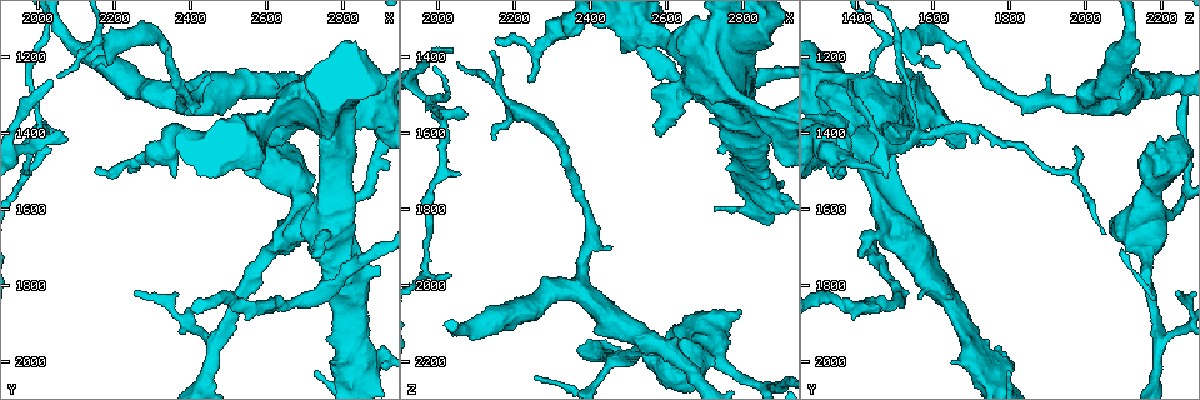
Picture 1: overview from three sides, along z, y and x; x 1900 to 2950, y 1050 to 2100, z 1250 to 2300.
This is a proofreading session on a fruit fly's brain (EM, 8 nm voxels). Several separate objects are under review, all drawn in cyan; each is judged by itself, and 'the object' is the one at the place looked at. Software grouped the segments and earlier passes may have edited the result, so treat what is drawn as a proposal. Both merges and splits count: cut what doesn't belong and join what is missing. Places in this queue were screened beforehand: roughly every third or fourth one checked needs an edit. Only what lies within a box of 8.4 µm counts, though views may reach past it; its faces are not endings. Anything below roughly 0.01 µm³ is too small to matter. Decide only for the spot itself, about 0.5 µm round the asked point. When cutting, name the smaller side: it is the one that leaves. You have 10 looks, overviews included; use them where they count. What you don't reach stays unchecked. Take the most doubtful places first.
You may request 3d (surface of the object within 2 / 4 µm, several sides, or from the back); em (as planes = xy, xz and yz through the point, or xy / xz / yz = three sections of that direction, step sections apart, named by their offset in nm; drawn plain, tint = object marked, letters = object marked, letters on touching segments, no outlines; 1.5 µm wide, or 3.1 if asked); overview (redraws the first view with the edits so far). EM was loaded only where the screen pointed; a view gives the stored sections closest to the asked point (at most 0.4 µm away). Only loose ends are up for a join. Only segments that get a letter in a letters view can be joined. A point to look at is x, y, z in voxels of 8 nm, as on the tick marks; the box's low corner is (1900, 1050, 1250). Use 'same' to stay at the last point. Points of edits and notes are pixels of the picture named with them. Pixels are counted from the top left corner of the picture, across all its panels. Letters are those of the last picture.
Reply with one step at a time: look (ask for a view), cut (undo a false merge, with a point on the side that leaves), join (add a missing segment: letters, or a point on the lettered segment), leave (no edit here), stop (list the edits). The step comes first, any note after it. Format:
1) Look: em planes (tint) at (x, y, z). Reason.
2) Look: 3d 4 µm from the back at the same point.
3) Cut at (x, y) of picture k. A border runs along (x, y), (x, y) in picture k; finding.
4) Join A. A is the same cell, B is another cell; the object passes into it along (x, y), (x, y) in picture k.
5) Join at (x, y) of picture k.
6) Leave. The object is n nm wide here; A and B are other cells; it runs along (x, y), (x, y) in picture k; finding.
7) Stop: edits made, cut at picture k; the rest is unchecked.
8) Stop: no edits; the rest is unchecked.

Look: em xy step 8 (tint) at (2235, 1510, 1460). Branch stops here.

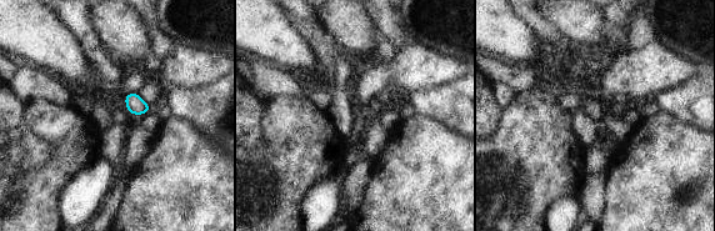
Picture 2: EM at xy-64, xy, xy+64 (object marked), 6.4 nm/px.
Look: em planes (letters) at the same point.

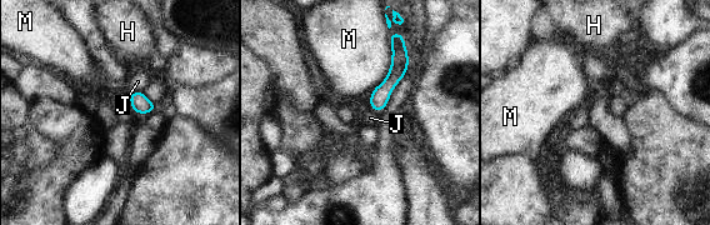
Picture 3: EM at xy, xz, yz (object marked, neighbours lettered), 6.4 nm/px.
Leave. H, J and M are other cells; a border runs along (141, 90), (129, 94) in picture 3; none of them fits.

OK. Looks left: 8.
Look: em planes (letters) at (2030, 1450, 1970). Thin end.

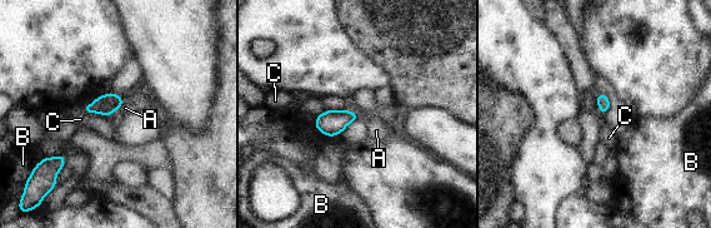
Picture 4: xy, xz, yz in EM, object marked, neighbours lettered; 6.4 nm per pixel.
Leave. The longest contact is with C, 200 nm; A, B and C are other cells; a border runs along (124, 104), (119, 109) in picture 4; none of them fits.

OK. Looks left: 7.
Look: 3d 2 µm at (2010, 1410, 1560). Branch point.

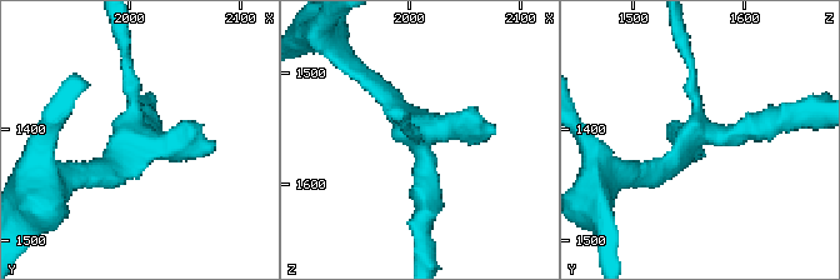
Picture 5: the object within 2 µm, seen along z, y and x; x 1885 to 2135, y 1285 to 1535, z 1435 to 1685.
Look: em planes (letters) at (2012, 1406, 1560). Now the EM.

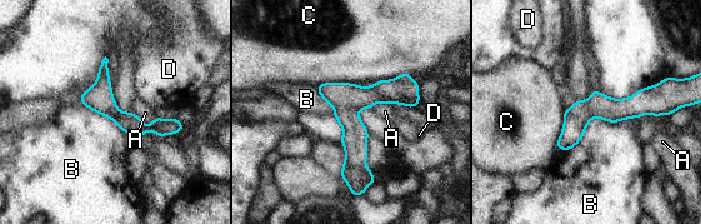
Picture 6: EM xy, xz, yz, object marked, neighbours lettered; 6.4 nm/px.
Leave. A, B, C and D are other cells; it runs along (406, 75), (354, 110), (357, 185) in picture 6; continuous, no second neuron.

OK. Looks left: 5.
Look: 3d 4 µm at (2460, 1250, 1895). An open end.

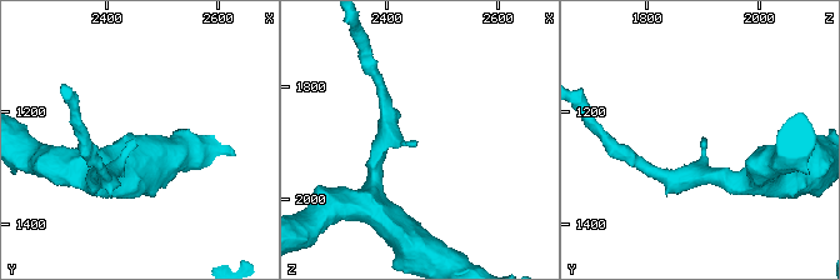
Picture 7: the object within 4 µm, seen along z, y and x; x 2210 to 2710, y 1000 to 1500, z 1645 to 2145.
Look: em planes (letters) at (2455, 1245, 1905). Shape alone is not enough.

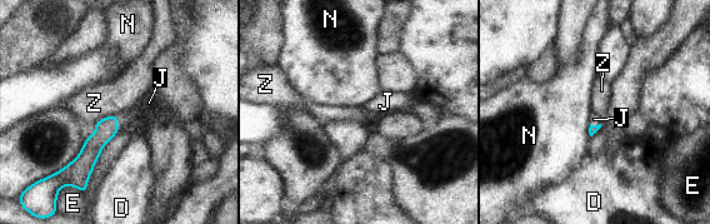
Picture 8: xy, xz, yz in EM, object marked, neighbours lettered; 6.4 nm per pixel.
Join J. J is the same cell, D, E, N and Z are other cells; the object passes into it along (105, 129), (116, 122), (149, 103) in picture 8; it goes on there.

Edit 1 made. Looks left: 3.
Stop: edits made, join at picture 8; the rest is unchecked.

